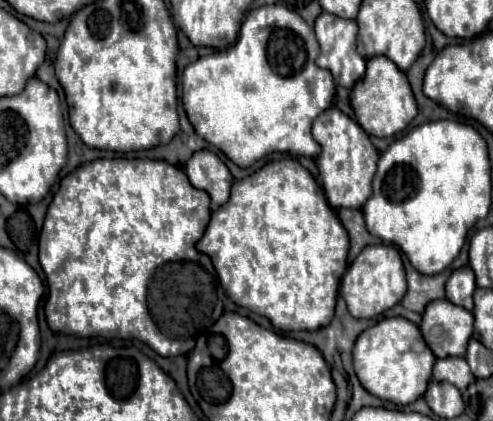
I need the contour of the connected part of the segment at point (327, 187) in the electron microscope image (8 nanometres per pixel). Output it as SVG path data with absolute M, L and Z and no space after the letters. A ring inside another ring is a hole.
M336 107L324 111L312 125L312 135L320 143L322 153L318 157L320 179L324 195L332 209L360 209L372 195L372 177L378 165L378 151L372 145L370 137L358 127L354 119L342 113Z

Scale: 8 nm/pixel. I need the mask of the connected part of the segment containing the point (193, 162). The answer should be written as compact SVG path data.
M196 151L186 163L186 175L196 189L210 195L214 205L224 205L230 197L232 175L220 157L212 151Z

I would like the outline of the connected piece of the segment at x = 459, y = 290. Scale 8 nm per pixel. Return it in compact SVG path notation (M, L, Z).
M470 267L456 269L450 275L450 279L446 281L446 299L454 305L460 305L460 307L472 311L474 309L474 303L472 303L474 289L476 289L474 271L470 271Z

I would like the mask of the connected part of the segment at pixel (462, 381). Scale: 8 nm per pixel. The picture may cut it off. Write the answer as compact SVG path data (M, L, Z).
M446 357L446 359L436 361L434 381L448 381L456 385L460 391L464 391L474 381L474 375L470 367L466 367L464 357Z

